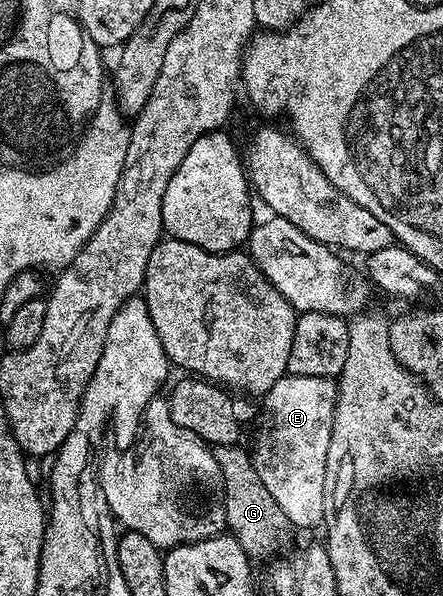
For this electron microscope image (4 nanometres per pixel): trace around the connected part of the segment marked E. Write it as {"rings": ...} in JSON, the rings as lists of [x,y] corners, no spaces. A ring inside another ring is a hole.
{"rings":[[[285,375],[261,398],[263,410],[253,448],[257,475],[296,530],[311,529],[323,520],[325,455],[329,455],[336,396],[337,385],[330,377]]]}

